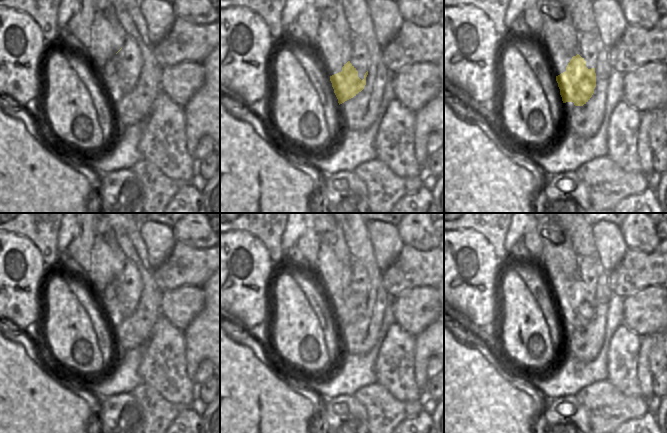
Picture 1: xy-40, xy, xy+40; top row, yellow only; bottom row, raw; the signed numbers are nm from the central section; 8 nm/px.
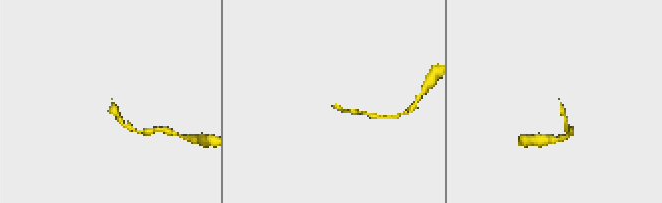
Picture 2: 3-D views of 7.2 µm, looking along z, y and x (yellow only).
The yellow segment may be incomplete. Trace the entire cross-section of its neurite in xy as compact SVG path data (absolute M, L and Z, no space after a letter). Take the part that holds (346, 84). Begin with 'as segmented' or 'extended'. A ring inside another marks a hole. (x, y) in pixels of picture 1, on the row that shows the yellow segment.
extended; M318 20L318 33L313 44L330 77L339 105L353 98L366 85L368 71L361 80L358 71L350 63L352 38L339 36L329 20Z

